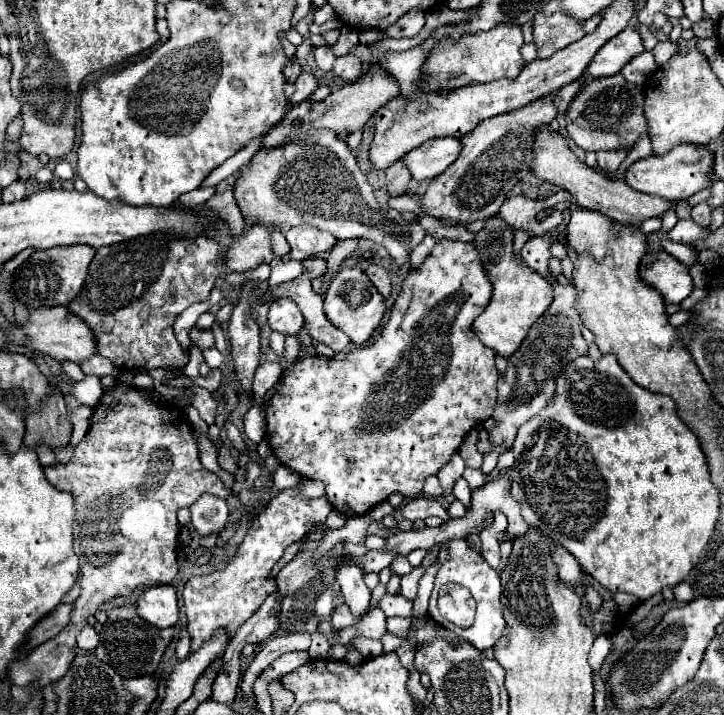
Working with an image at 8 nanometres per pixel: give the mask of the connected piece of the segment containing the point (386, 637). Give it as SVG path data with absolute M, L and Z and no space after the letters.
M385 632L383 636L381 636L381 644L383 644L383 650L389 654L389 652L395 652L399 646L401 646L401 642L403 642L403 638L397 638L397 636L393 636L393 634L389 634L389 632Z

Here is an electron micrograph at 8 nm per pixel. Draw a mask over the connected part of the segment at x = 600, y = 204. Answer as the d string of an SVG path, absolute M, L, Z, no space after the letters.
M539 126L537 128L537 132L535 132L535 150L533 152L535 152L535 156L533 156L533 162L531 162L531 172L537 178L571 192L577 198L577 204L581 208L597 210L597 212L605 214L611 220L639 226L643 220L653 218L653 216L663 216L663 212L667 208L675 206L673 202L667 202L667 200L663 200L659 196L649 196L649 194L637 192L631 186L627 186L625 182L607 178L599 170L589 168L587 164L583 164L573 154L573 150L567 146L565 138L561 134L557 134L557 132L551 132L549 126Z

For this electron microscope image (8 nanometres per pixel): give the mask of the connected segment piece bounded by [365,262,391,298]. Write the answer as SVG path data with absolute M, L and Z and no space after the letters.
M373 262L373 264L365 270L365 274L367 274L369 280L375 284L375 288L379 290L379 294L381 294L383 298L389 298L389 294L391 294L389 272L387 272L383 266L379 266L377 262Z

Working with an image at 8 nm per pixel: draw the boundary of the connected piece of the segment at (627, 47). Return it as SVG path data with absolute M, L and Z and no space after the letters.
M625 28L597 52L595 60L587 68L587 74L591 74L593 78L619 74L621 68L641 52L645 52L641 34L633 28Z

